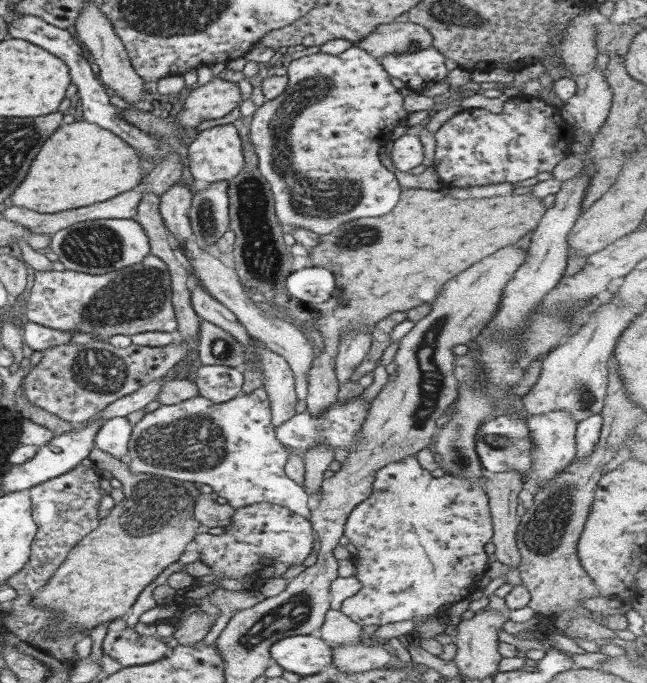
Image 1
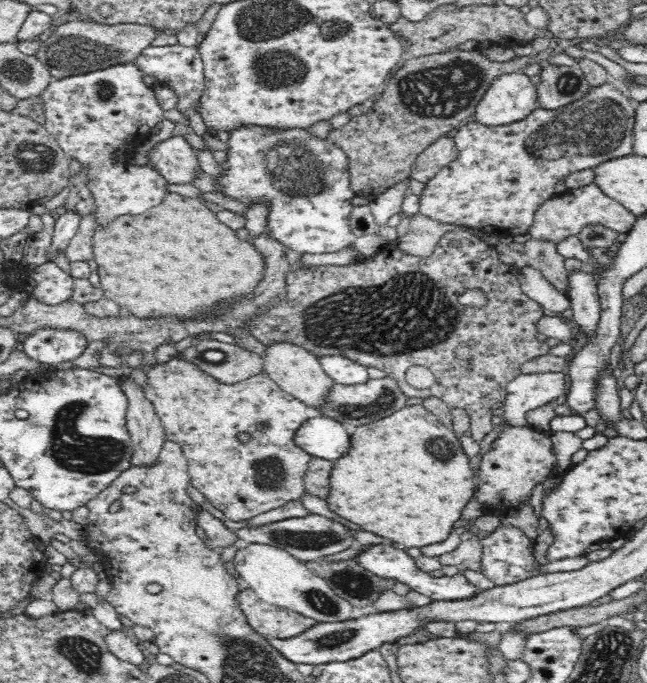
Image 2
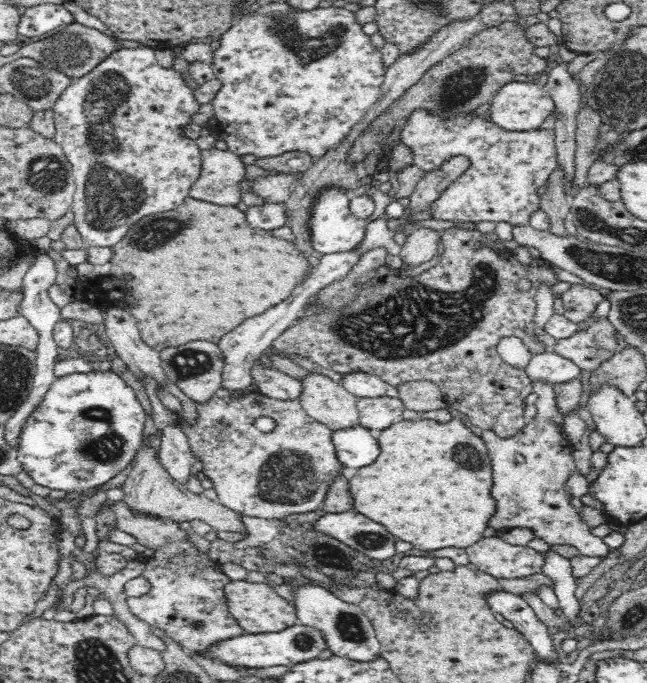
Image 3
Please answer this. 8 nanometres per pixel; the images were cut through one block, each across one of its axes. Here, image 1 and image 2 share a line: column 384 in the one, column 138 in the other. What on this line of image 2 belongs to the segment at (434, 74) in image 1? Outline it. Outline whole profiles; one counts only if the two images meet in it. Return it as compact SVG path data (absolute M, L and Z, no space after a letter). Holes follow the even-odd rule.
M178 43L167 46L150 45L142 50L135 58L134 63L144 75L154 76L157 85L165 85L166 88L171 88L175 92L175 95L179 98L175 108L186 117L186 120L190 123L190 130L194 134L202 136L208 132L204 120L199 112L194 109L194 104L199 102L199 98L205 89L203 60L197 47L186 47Z

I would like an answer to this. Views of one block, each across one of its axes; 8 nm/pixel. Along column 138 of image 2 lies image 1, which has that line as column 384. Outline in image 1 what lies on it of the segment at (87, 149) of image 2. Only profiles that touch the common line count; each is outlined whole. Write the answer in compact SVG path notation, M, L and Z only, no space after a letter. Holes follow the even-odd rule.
M355 45L339 55L319 52L294 59L289 64L286 75L289 80L286 90L256 109L249 128L252 145L258 155L259 171L270 184L275 213L285 232L292 234L294 229L308 229L312 233L323 235L324 233L337 232L336 228L338 226L358 217L381 217L383 214L389 213L397 205L403 190L399 186L396 174L388 170L380 161L378 150L384 146L386 139L392 134L394 128L410 122L411 115L403 107L404 91L396 89L390 83L390 77L392 76L384 70L378 58L374 58L374 55Z

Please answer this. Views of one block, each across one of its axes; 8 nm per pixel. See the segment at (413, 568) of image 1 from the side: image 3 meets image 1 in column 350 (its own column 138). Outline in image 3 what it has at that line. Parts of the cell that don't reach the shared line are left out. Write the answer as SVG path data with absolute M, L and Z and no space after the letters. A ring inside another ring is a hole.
M124 500L112 501L111 509L115 514L115 528L132 534L138 544L154 550L154 554L144 560L146 567L141 574L151 584L150 590L144 596L128 597L130 613L152 629L162 630L184 650L202 655L218 642L245 634L228 611L223 588L231 581L230 578L223 573L220 564L188 541L189 531L168 518L136 514Z

